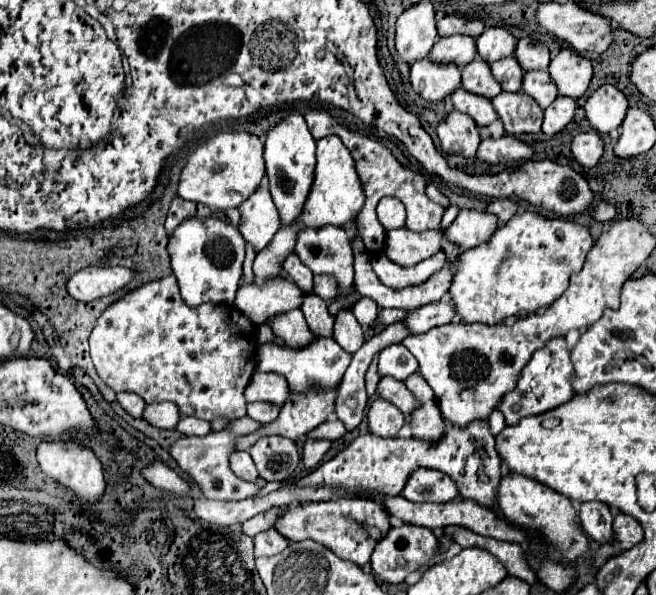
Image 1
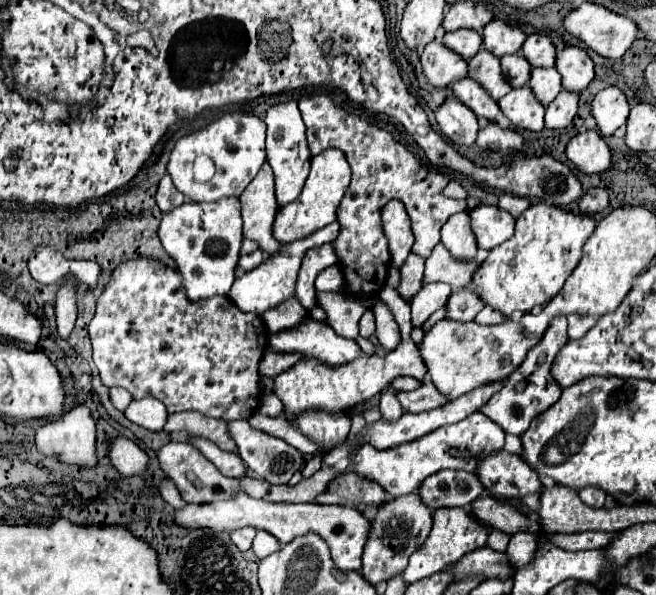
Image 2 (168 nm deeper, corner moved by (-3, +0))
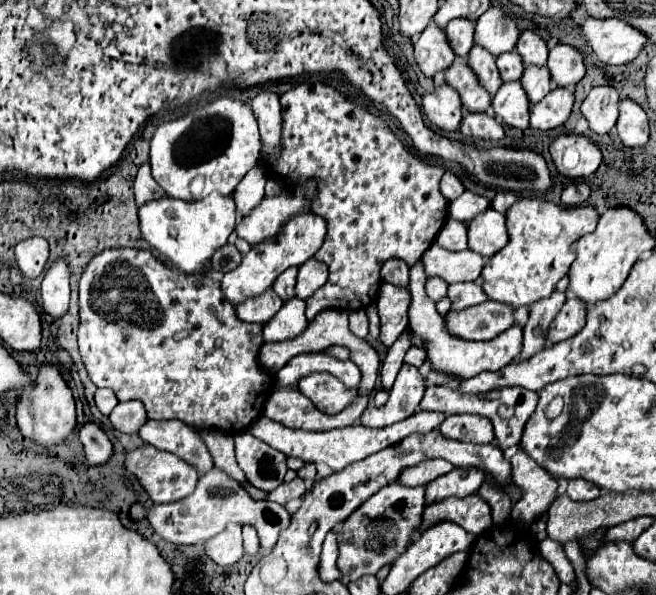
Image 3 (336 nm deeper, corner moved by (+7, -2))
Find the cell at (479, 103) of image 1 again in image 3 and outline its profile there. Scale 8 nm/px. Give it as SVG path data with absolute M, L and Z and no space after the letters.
M456 57L456 61L446 69L446 83L460 93L464 111L484 113L490 107L490 93L478 85L478 77L468 69L468 63L462 57Z

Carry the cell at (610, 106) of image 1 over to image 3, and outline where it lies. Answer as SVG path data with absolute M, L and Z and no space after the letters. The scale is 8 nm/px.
M594 87L582 103L582 115L588 119L590 129L598 135L610 133L618 119L618 91L614 87Z

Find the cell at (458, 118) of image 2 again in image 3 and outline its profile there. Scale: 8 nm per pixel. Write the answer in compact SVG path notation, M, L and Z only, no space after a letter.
M444 83L442 87L436 87L432 93L428 93L422 99L422 107L432 125L446 131L458 131L462 121L462 103L456 89L450 85Z

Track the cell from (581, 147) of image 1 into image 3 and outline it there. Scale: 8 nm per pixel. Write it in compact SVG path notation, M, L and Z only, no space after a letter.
M560 135L550 145L552 161L558 173L574 179L592 175L602 163L600 149L584 135Z

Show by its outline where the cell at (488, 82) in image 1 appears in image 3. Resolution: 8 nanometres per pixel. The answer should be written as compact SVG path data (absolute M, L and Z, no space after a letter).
M474 45L474 49L468 53L468 65L478 75L480 85L490 95L496 95L498 87L502 85L502 79L500 79L498 67L496 67L496 57L492 53L488 53L486 49L482 49L480 45Z

